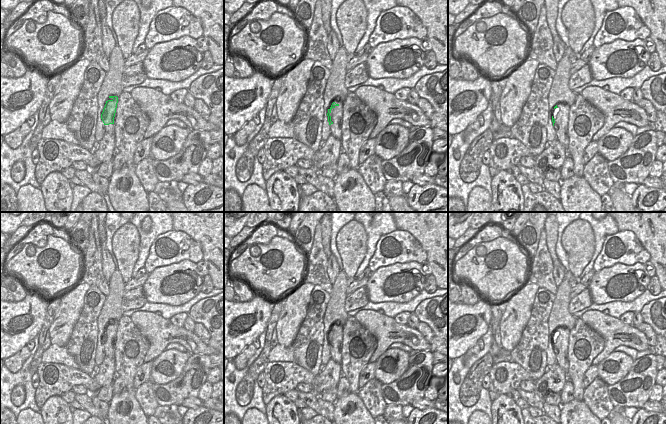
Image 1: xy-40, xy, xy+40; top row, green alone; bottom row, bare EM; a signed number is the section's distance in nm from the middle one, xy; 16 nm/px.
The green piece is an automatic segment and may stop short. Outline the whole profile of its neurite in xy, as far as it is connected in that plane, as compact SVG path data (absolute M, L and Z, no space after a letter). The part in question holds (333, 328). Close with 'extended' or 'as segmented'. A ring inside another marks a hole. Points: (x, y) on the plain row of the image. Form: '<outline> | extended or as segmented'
M335 323L327 337L331 359L338 364L341 364L342 360L341 345L344 327L345 323Z | extended

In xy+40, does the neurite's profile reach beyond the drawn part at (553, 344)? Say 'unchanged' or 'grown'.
grown

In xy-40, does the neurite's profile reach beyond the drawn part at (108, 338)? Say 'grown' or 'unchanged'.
grown

